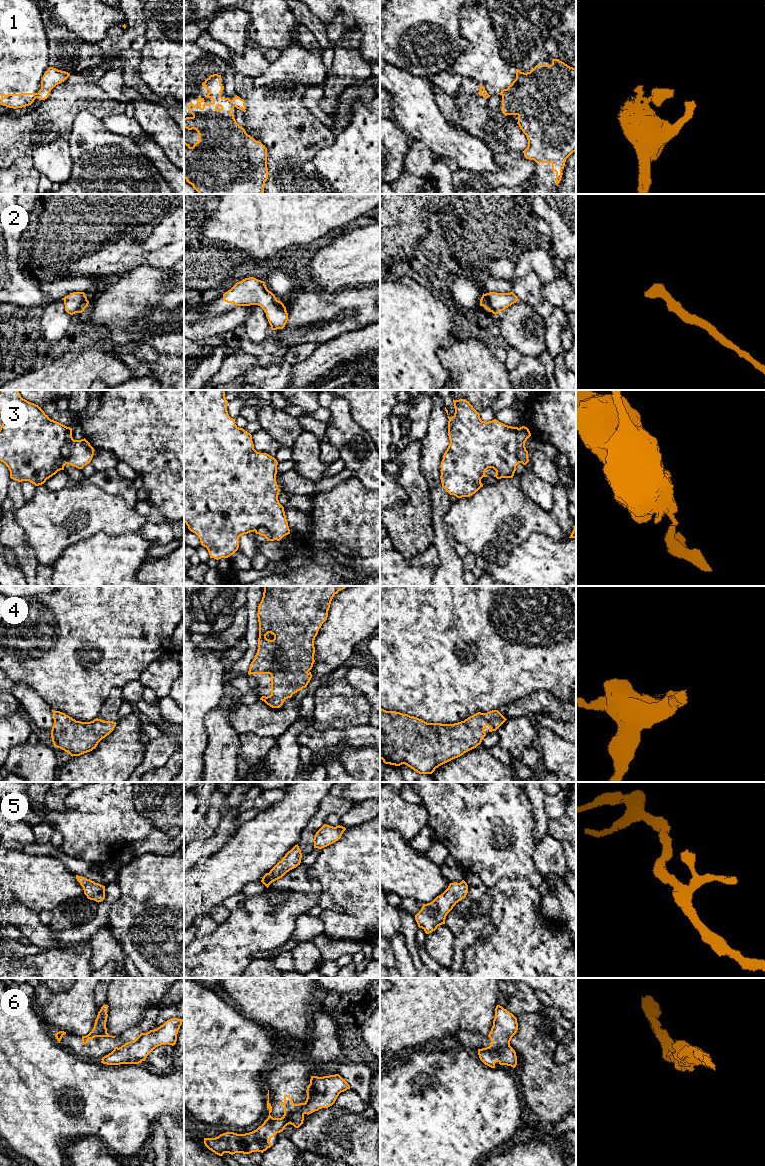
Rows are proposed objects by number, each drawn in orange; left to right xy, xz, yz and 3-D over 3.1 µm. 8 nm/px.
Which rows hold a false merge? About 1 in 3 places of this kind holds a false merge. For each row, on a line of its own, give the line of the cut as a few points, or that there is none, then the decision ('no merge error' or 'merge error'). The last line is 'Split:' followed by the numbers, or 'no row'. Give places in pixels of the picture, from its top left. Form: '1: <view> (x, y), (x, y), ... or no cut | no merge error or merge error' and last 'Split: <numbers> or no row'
1: xz (231, 101), (235, 106) | merge error
2: no cut | no merge error
3: yz (517, 428), (517, 457), (520, 462) | merge error
4: no cut | no merge error
5: no cut | no merge error
6: xz (310, 1083), (312, 1094), (303, 1113) | merge error
Split: 1, 3, 6

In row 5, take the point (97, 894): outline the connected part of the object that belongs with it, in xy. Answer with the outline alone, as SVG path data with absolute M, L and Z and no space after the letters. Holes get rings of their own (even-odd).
M76 875L76 879L83 887L84 894L88 899L98 903L105 899L105 886L78 875Z

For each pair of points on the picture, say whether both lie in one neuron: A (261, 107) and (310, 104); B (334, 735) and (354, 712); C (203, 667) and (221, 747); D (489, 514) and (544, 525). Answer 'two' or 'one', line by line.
A: two
B: two
C: two
D: one

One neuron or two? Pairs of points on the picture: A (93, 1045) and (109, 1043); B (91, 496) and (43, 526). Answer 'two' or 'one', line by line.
A: one
B: one

